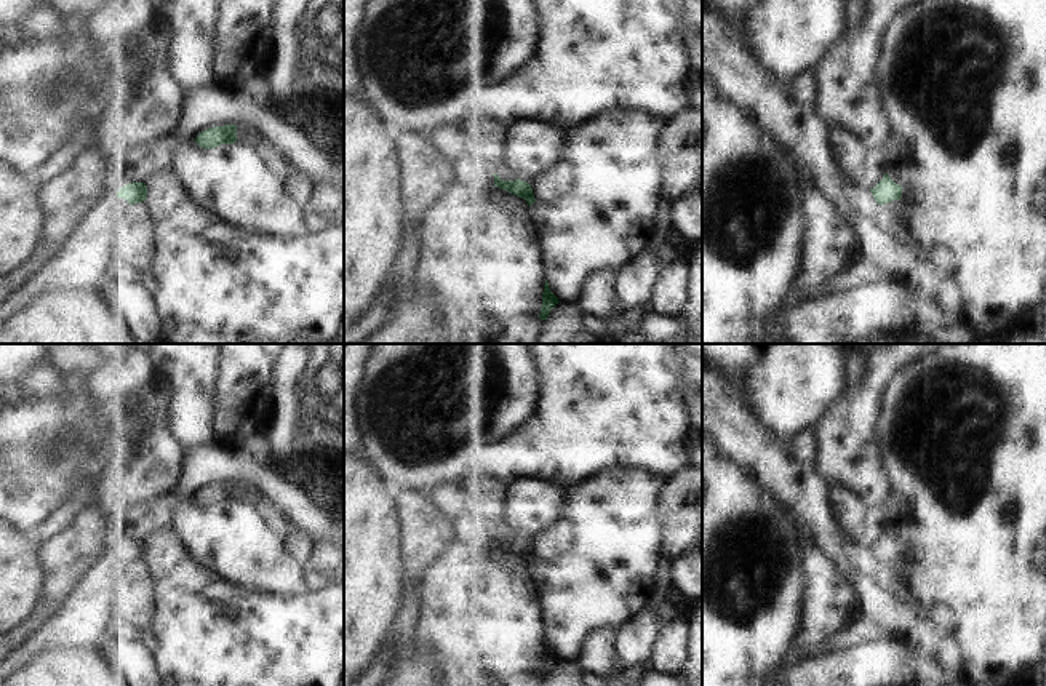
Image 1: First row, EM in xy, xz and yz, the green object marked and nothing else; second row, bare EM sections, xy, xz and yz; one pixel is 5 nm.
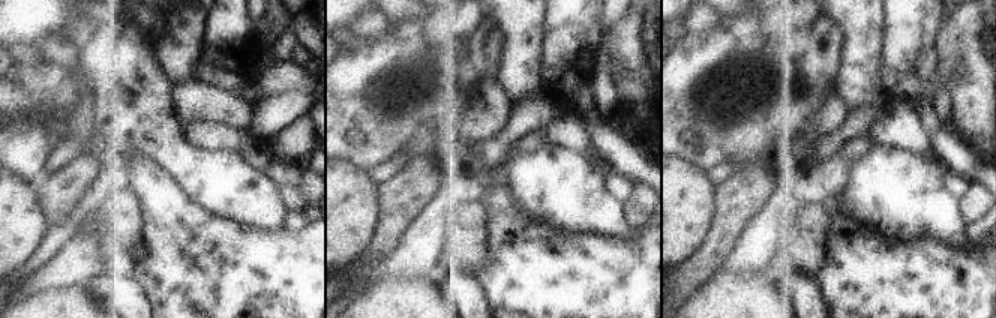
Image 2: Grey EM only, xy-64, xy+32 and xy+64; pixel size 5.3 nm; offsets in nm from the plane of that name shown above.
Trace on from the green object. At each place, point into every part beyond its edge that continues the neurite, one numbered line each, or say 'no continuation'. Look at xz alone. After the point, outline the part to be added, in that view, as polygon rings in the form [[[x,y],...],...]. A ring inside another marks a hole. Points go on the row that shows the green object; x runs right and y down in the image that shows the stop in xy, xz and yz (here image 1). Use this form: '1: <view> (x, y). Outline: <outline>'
1: xz (469, 171). Outline: [[[451,146],[451,158],[456,182],[462,185],[494,184],[494,176],[486,157],[477,160]]]

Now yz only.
1: yz (894, 207). Outline: [[[892,200],[892,201],[886,203],[884,206],[886,206],[888,216],[889,216],[889,222],[884,229],[884,238],[891,248],[897,248],[899,243],[897,243],[897,238],[894,235],[892,222],[902,209],[902,203],[900,203],[900,200]]]

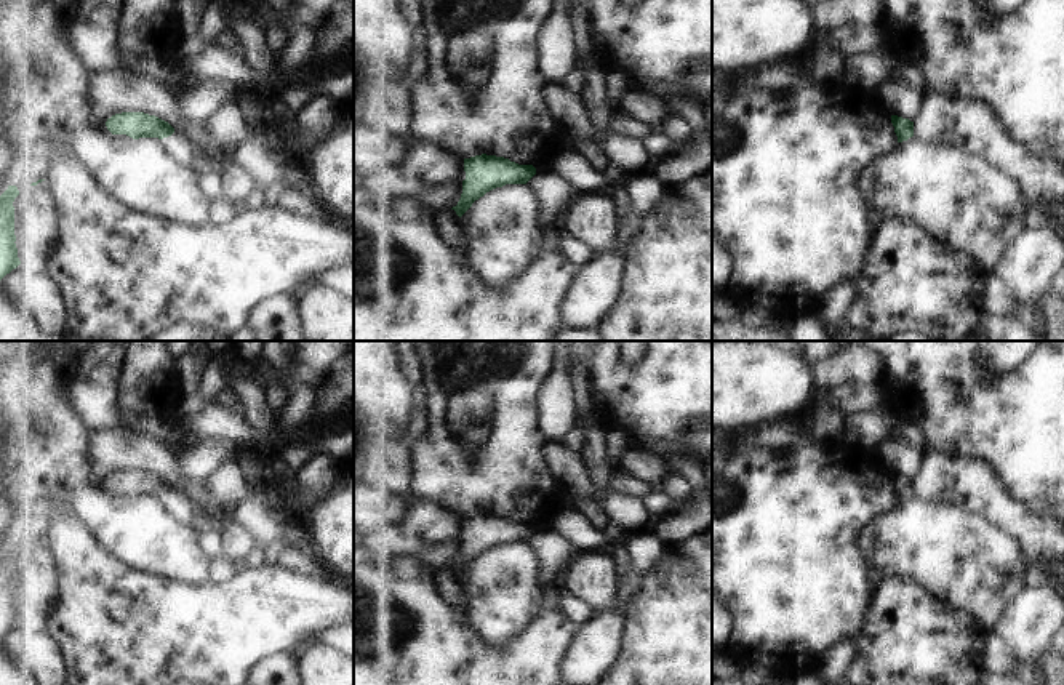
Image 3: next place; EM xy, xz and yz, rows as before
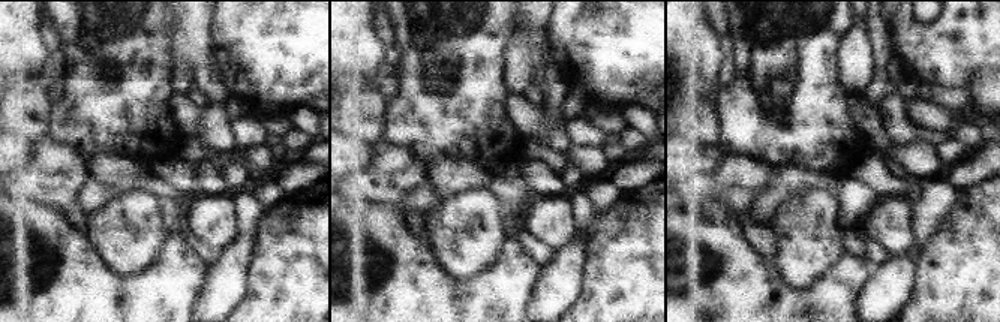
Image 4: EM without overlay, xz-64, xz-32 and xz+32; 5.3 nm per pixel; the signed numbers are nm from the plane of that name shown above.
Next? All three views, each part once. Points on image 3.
no continuation.

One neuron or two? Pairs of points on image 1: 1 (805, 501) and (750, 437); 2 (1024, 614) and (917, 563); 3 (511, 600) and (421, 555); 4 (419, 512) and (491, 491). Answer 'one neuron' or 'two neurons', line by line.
1: one neuron
2: one neuron
3: two neurons
4: two neurons

